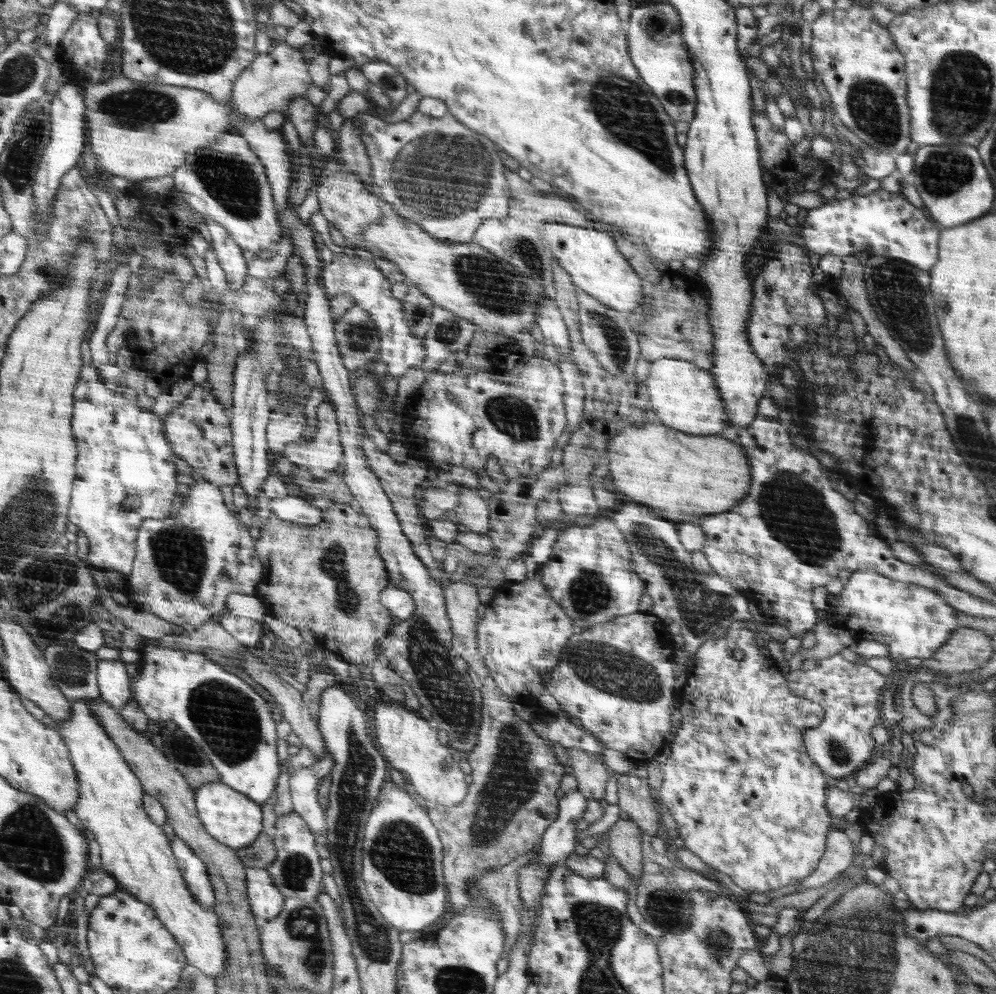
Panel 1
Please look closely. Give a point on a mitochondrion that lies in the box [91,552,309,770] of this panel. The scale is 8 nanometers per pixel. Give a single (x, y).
(226, 719)

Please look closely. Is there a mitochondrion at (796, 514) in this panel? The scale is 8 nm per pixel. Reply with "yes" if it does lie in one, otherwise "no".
yes

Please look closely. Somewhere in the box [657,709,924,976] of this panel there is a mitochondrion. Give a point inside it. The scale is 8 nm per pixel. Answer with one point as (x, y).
(718, 941)

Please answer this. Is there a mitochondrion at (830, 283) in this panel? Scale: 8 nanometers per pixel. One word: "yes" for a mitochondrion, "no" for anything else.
no

